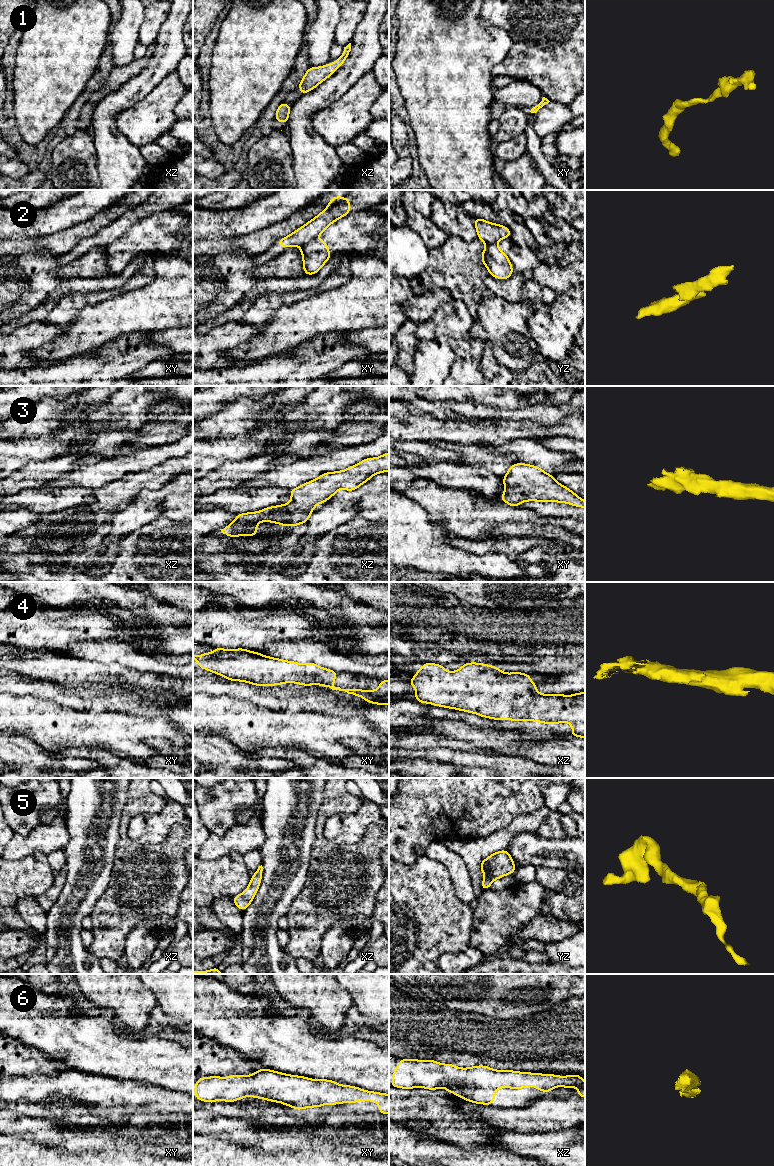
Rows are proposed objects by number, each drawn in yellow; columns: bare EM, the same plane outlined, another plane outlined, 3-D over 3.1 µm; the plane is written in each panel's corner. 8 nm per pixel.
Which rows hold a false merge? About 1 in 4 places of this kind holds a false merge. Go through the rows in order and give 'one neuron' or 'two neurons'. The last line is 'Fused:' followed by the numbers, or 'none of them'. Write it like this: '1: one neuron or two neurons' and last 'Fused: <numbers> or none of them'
1: one neuron
2: two neurons
3: one neuron
4: one neuron
5: one neuron
6: one neuron
Fused: 2

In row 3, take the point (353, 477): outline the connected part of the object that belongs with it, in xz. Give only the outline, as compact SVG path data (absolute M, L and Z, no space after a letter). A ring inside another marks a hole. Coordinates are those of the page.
M389 452L376 458L366 458L342 471L323 473L315 480L290 489L290 503L267 507L258 512L237 514L230 525L220 530L229 537L256 536L259 522L272 522L282 526L307 523L315 506L324 504L339 489L353 491L373 475L386 471L389 471Z

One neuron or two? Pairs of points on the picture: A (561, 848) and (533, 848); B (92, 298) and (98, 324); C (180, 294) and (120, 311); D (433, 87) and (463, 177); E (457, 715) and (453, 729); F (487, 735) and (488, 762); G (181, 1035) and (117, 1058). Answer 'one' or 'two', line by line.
A: one
B: two
C: one
D: one
E: two
F: two
G: two

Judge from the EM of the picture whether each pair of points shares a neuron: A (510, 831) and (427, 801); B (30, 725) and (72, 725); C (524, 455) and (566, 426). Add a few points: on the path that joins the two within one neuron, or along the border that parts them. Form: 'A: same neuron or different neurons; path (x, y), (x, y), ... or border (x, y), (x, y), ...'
A: different neurons; border (522, 815), (517, 815), (505, 827), (481, 838)
B: same neuron; path (40, 725), (62, 727)
C: different neurons; border (532, 438), (515, 438), (509, 442)

